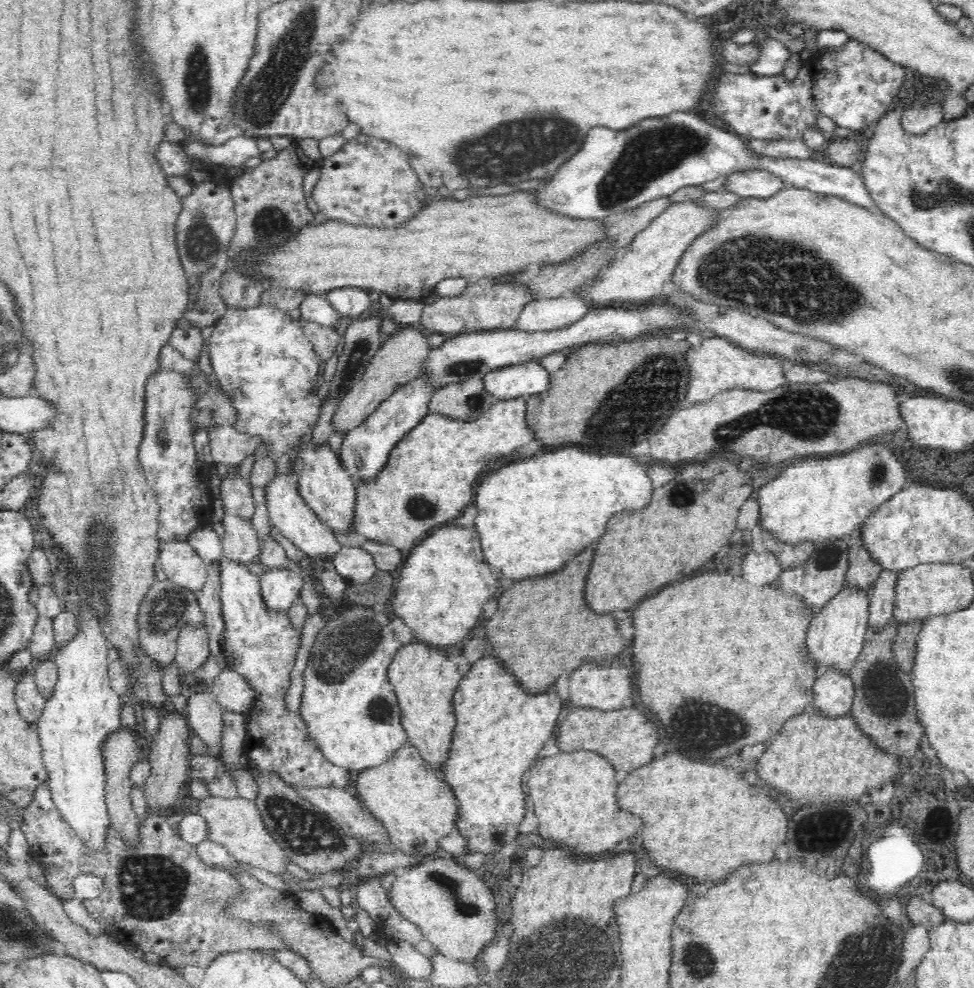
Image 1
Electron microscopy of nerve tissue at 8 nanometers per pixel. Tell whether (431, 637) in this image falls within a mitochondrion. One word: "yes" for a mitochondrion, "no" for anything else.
no

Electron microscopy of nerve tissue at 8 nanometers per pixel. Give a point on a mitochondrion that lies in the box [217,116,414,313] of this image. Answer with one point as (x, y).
(267, 222)

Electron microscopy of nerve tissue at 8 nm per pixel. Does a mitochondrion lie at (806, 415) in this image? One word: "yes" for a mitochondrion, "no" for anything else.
yes

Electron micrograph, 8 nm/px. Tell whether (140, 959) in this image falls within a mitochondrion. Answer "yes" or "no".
no

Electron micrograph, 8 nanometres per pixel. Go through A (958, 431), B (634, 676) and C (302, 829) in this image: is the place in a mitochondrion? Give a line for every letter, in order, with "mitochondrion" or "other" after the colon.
A: other
B: other
C: mitochondrion

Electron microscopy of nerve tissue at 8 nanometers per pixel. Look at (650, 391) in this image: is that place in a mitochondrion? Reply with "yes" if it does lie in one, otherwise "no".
yes

